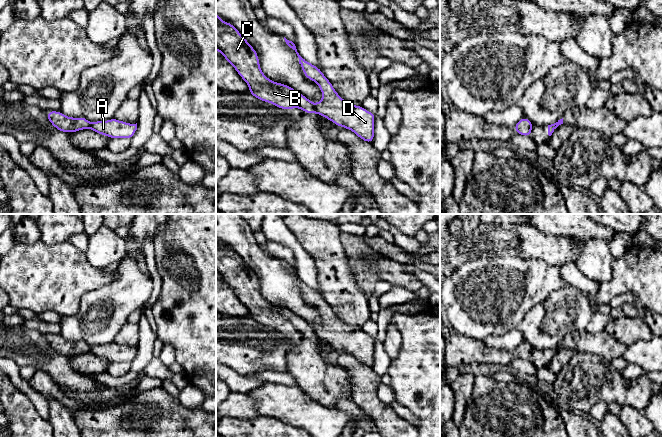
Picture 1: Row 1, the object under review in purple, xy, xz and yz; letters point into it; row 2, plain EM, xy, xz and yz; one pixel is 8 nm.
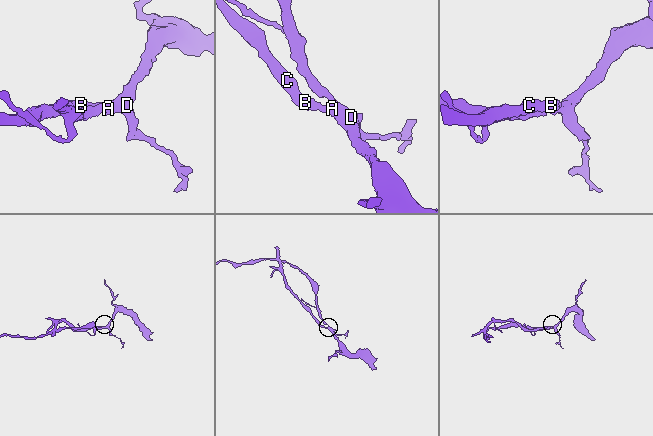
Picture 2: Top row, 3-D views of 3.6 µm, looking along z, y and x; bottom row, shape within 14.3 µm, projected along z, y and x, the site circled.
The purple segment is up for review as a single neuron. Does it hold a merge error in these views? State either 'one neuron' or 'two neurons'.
two neurons

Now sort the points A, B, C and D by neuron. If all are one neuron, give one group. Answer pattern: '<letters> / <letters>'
A D / B C

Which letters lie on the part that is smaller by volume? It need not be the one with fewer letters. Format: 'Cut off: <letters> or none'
Cut off: B, C

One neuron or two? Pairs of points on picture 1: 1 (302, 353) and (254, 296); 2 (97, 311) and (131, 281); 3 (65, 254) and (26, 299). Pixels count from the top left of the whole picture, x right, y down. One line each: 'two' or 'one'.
1: one
2: one
3: one

